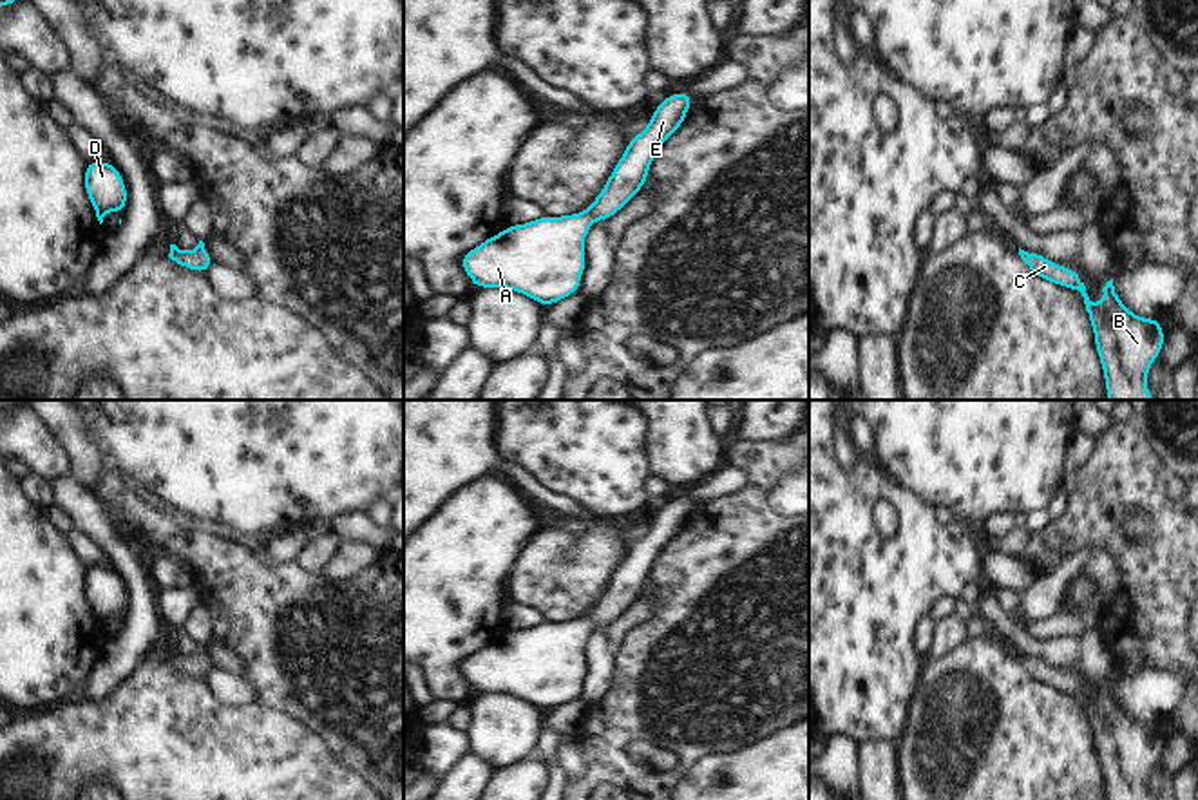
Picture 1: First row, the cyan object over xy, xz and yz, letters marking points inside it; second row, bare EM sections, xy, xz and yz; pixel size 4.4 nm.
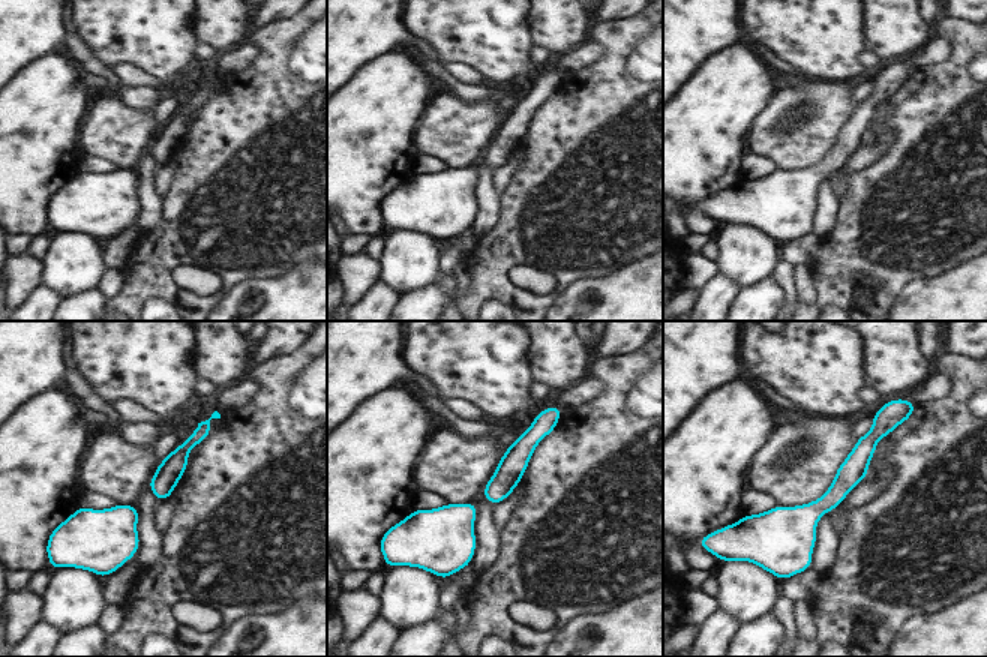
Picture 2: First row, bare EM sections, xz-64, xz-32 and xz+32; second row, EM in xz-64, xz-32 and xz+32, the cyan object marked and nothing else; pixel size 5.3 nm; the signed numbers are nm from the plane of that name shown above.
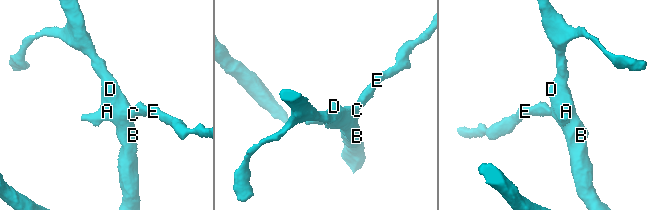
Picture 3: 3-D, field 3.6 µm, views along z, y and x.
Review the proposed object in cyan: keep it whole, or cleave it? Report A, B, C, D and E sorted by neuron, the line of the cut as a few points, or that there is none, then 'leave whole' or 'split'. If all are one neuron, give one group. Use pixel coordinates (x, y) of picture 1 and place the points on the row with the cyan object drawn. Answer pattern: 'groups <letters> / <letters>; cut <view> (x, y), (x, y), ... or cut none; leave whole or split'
groups A B C D E; cut none; leave whole

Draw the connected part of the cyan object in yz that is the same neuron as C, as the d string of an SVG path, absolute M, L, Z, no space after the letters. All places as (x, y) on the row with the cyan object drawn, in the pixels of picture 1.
M1019 248L1019 255L1035 277L1082 293L1088 317L1093 324L1108 398L1153 400L1146 378L1151 362L1160 358L1165 342L1160 320L1133 315L1120 302L1113 279L1102 288L1104 300L1095 306L1075 270L1053 264L1035 252L1028 253Z

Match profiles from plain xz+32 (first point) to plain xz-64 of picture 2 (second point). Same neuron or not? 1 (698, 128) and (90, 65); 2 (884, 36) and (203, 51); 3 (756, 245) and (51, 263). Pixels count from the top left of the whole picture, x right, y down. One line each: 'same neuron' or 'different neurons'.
1: different neurons
2: different neurons
3: same neuron

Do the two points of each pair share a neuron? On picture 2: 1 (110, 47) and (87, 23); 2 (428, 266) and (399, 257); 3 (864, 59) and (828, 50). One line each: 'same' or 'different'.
1: same
2: same
3: different

